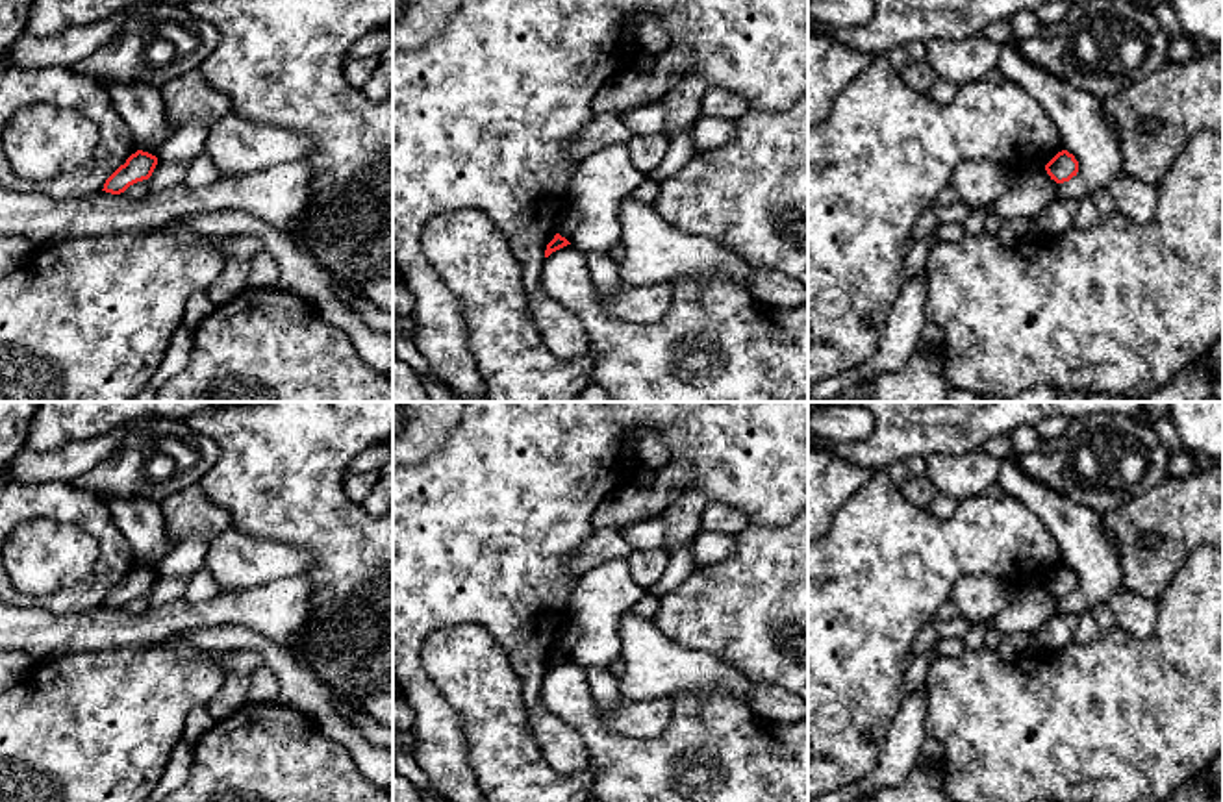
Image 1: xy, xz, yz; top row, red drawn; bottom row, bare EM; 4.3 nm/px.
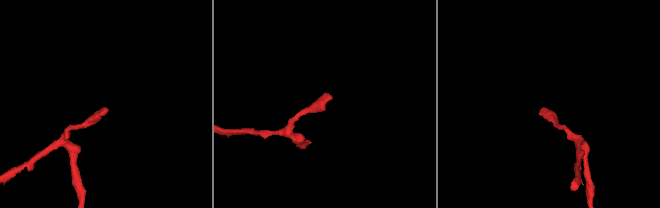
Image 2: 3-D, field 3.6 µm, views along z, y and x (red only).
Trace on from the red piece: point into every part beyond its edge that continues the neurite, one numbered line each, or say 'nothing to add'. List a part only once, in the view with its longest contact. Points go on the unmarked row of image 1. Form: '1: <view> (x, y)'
nothing to add

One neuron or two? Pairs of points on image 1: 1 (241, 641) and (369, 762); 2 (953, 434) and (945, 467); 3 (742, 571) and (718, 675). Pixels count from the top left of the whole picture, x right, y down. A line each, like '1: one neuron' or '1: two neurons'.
1: one neuron
2: two neurons
3: two neurons

